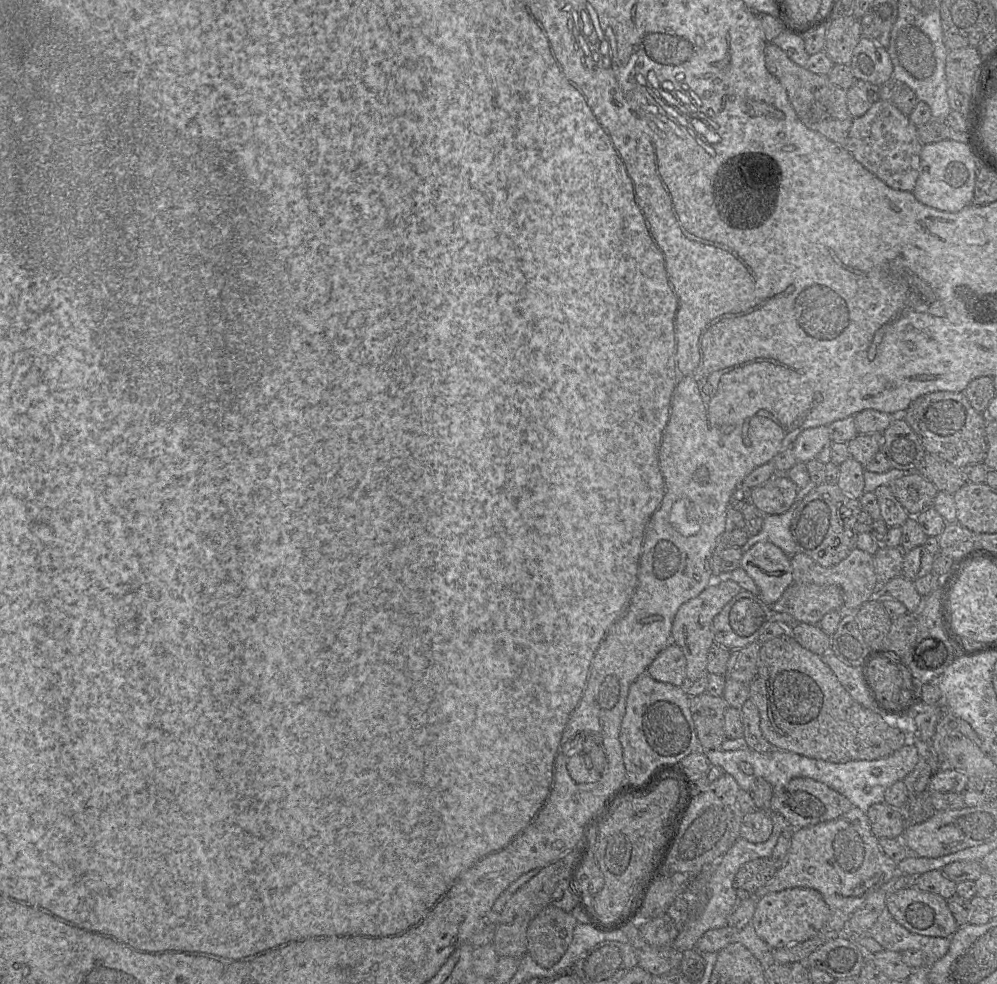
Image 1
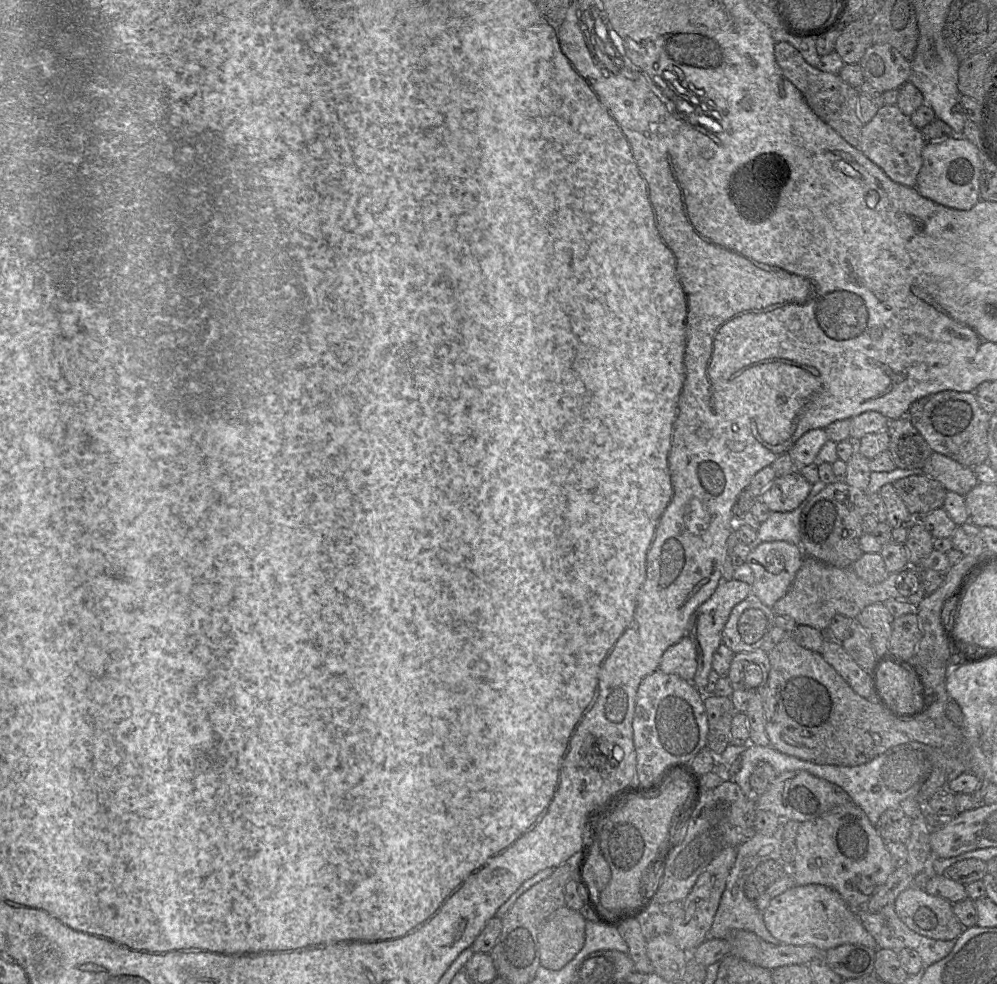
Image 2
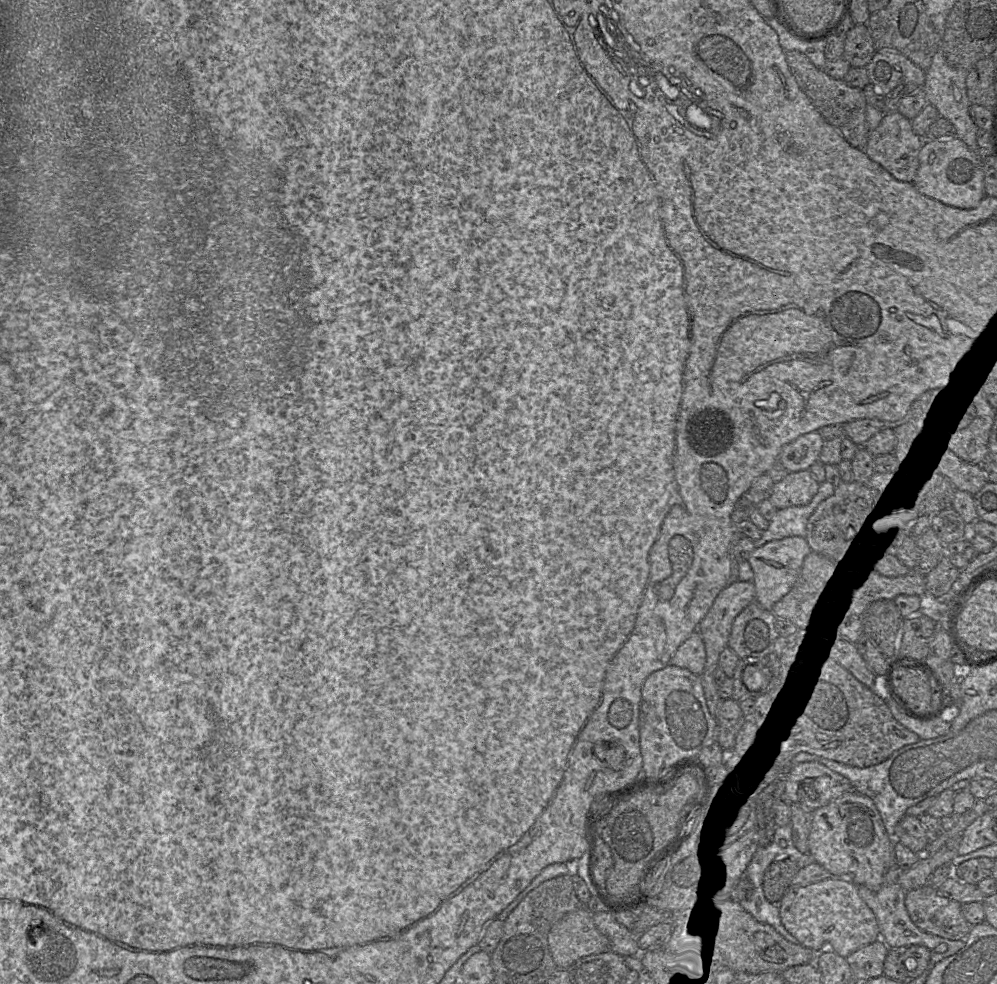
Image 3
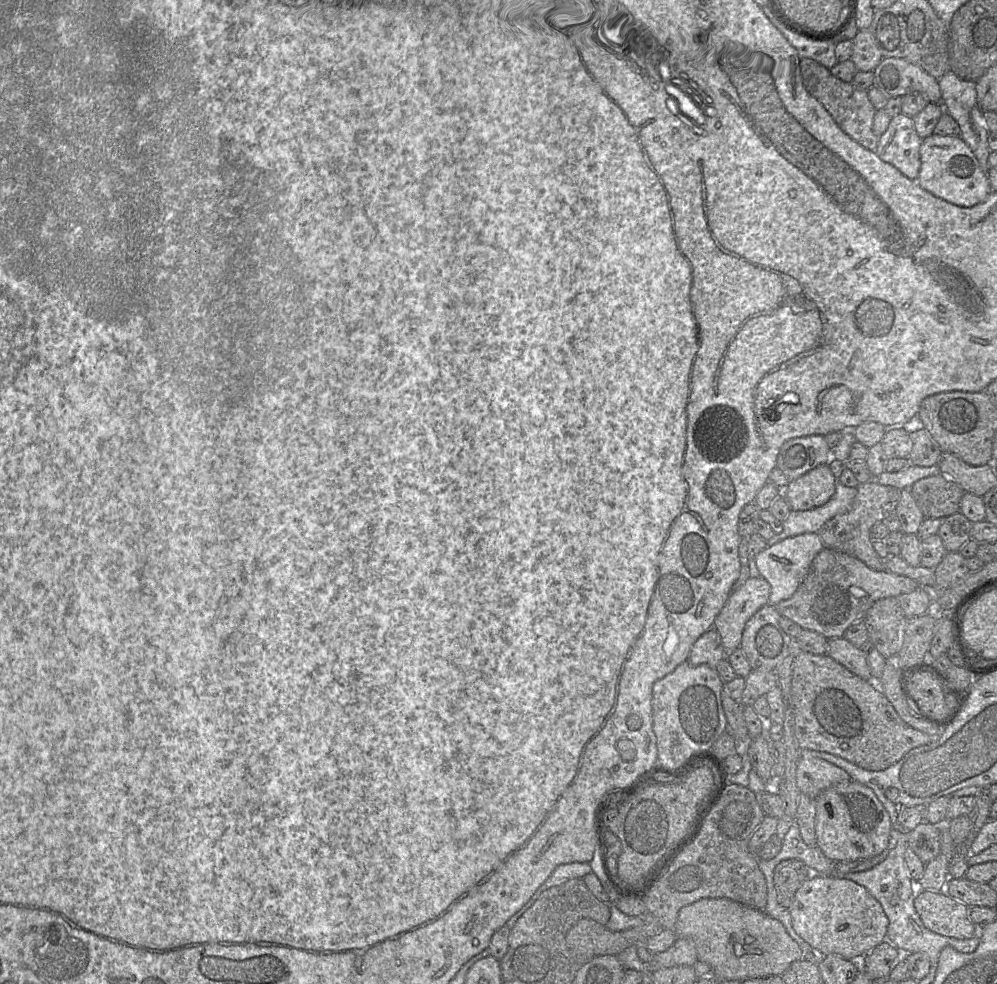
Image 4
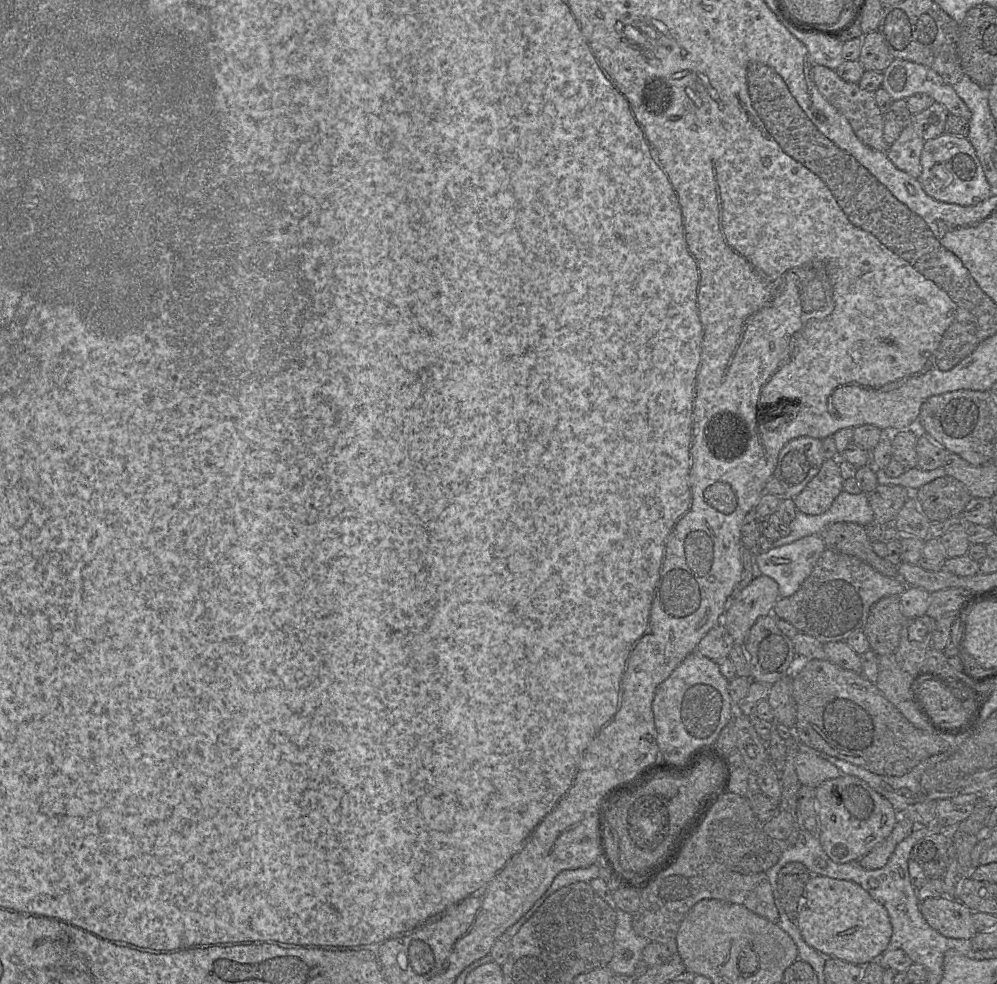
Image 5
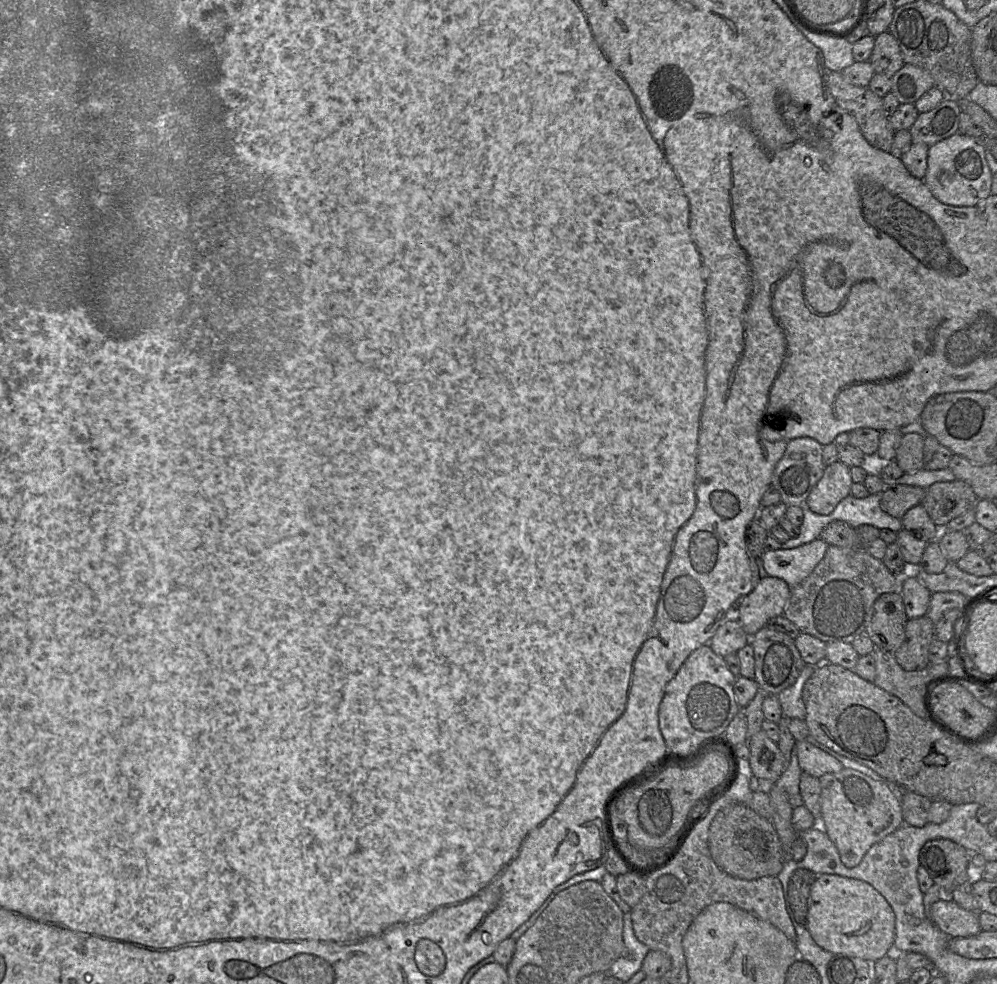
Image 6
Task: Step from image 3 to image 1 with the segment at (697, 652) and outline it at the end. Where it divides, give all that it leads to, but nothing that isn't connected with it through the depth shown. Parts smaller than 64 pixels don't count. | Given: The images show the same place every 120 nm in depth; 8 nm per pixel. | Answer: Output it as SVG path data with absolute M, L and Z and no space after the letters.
M670 643L657 655L646 673L659 682L685 687L686 658L683 651L676 644Z

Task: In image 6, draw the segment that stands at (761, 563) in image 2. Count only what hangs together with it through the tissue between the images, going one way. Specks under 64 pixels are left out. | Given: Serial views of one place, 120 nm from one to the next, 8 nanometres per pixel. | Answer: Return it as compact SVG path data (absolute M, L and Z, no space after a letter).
M817 538L795 548L765 551L761 559L769 576L783 579L792 588L814 570L828 546Z

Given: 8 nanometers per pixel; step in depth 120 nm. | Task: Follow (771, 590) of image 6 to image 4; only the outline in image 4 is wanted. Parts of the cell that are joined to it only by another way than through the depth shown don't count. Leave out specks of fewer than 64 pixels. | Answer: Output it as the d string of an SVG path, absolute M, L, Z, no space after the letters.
M759 576L749 577L738 589L729 595L723 608L715 617L712 627L720 635L722 646L726 652L726 658L729 652L739 648L745 623L762 606L769 604L769 594L769 583L763 577Z

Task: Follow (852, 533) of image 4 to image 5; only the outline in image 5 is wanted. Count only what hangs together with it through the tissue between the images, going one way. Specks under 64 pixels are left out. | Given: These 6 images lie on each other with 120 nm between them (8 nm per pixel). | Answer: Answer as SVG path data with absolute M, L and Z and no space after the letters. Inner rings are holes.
M878 484L867 493L874 523L894 523L896 516L913 493L901 485ZM837 522L826 526L819 535L826 549L857 557L885 576L898 577L898 566L874 552L865 526L852 522Z

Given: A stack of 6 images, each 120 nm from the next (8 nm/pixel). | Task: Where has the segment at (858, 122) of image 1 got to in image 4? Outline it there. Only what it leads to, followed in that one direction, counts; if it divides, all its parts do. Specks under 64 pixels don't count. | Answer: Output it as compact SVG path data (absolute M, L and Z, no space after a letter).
M898 114L891 118L885 132L878 137L875 154L898 169L904 176L916 180L920 170L920 146L913 117Z

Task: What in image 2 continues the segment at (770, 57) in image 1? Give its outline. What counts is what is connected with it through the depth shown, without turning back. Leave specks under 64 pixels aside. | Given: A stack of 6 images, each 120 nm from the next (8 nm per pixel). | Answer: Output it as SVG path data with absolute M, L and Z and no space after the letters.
M777 42L774 54L783 75L800 91L813 113L848 144L858 148L863 126L857 112L858 89L845 83L838 74L823 72L809 65L798 50L787 42Z

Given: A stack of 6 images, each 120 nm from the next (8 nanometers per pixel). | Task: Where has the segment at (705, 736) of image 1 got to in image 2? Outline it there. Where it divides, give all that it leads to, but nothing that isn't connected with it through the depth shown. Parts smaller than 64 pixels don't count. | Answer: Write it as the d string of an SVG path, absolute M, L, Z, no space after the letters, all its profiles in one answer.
M704 696L708 719L707 748L720 755L731 743L731 722L736 714L730 697Z

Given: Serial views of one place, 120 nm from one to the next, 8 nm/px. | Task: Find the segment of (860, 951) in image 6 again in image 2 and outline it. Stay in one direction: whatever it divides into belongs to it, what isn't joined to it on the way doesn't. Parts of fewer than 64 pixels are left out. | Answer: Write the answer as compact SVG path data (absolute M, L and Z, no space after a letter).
M821 884L793 886L776 896L763 910L763 920L767 930L782 944L813 945L822 952L843 944L879 948L856 911L846 904L838 892Z

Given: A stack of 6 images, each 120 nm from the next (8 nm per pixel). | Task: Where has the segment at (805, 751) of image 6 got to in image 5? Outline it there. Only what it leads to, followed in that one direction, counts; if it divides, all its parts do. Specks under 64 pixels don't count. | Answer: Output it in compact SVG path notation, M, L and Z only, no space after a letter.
M799 752L795 769L801 785L817 788L826 780L844 775L834 764L821 757Z

